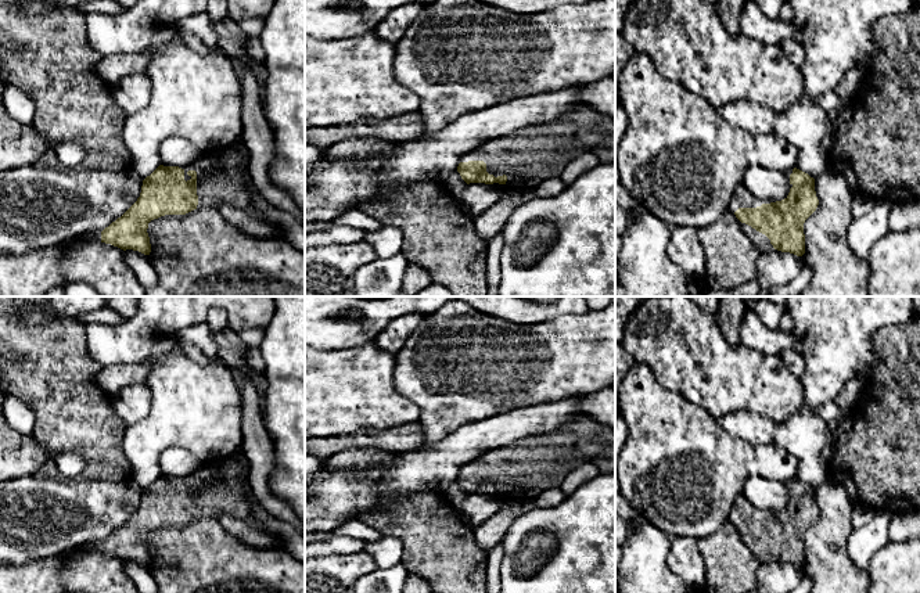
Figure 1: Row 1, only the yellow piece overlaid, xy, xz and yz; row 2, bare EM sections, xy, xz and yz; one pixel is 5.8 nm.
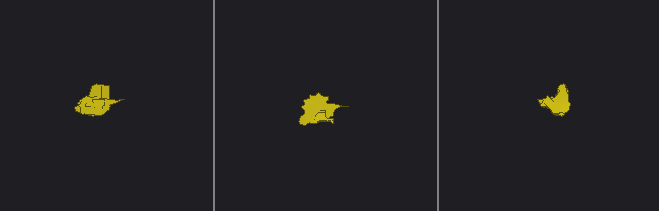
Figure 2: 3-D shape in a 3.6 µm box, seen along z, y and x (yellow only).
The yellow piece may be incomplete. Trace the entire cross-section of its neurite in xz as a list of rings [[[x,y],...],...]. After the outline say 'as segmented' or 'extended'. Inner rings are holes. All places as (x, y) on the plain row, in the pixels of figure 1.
[[[468,471],[460,472],[457,477],[457,482],[460,484],[461,489],[470,493],[485,493],[485,495],[506,495],[507,486],[497,486],[489,485],[486,482],[486,474],[484,471]]]; as segmented

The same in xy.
[[[159,475],[143,490],[137,511],[103,542],[94,542],[80,549],[111,554],[123,561],[133,560],[150,565],[151,554],[148,533],[165,525],[186,525],[198,515],[197,482]]]; extended

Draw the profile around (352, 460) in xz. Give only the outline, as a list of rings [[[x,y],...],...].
[[[344,449],[324,460],[337,471],[364,471],[381,463],[389,464],[395,453],[381,449]]]

